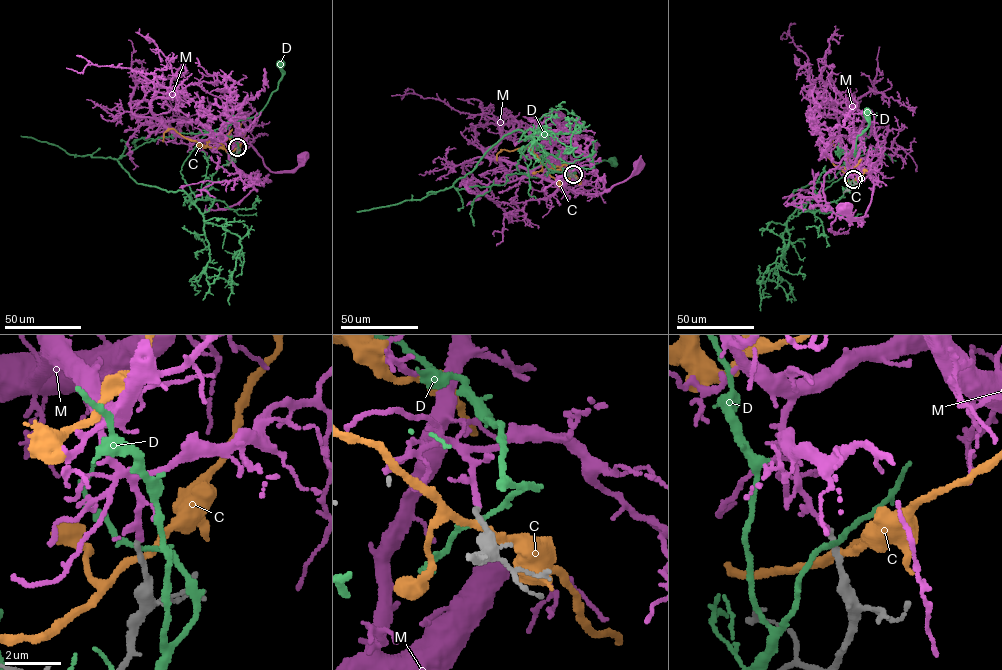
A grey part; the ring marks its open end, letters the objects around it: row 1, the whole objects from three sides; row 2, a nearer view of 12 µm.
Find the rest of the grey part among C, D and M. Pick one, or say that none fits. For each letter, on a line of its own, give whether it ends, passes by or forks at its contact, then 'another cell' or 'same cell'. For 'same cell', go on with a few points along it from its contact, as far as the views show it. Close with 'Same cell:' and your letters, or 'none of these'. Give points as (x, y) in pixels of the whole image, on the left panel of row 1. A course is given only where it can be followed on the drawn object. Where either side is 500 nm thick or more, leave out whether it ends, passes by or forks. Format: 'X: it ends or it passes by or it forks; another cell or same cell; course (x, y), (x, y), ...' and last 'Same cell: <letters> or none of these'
C: it passes by; another cell
D: it passes by; another cell
M: it passes by; same cell; course (237, 147), (232, 136), (229, 137), (248, 142), (273, 172), (292, 170), (303, 158)
Same cell: M

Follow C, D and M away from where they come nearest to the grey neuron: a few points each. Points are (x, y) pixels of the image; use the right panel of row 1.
C: (853, 180), (846, 180), (847, 173), (834, 165), (825, 153), (829, 134), (836, 147)
D: (853, 180), (842, 197), (819, 209), (807, 211), (803, 205), (853, 166), (857, 137), (869, 125), (868, 111)
M: (853, 179), (850, 172), (855, 169), (866, 171), (873, 180), (871, 200), (863, 216), (856, 220), (846, 208)

